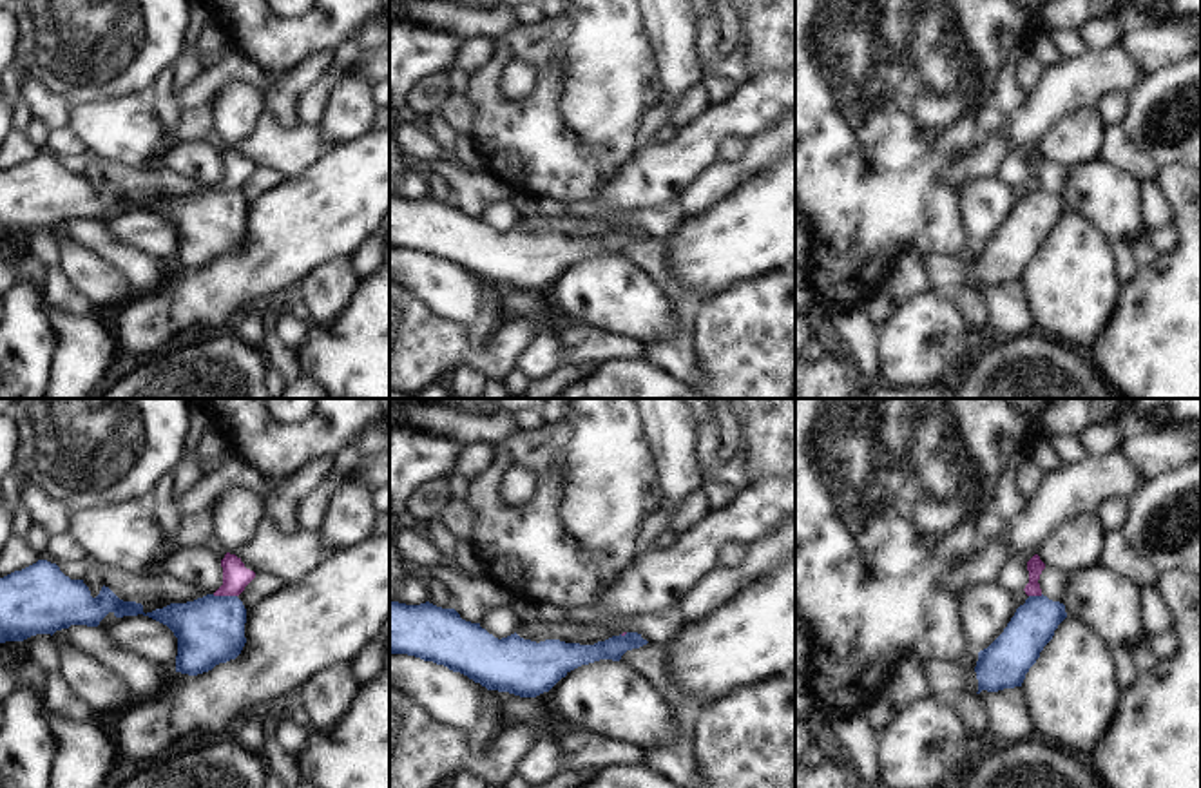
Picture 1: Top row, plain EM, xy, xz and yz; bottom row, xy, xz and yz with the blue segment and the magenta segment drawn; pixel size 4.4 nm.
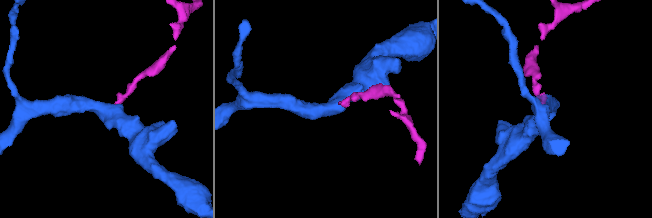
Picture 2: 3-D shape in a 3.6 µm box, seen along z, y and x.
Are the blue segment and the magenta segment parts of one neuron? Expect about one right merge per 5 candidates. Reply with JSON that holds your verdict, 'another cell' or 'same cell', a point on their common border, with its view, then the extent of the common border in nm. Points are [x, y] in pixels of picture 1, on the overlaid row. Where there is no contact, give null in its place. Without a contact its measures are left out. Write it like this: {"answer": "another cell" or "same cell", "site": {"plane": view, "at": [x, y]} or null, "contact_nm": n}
{"answer": "another cell", "site": {"plane": "xy", "at": [225, 596]}, "contact_nm": 110}

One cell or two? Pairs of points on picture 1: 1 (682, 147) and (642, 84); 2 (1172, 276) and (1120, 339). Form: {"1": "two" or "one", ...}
{"1": "two", "2": "one"}

